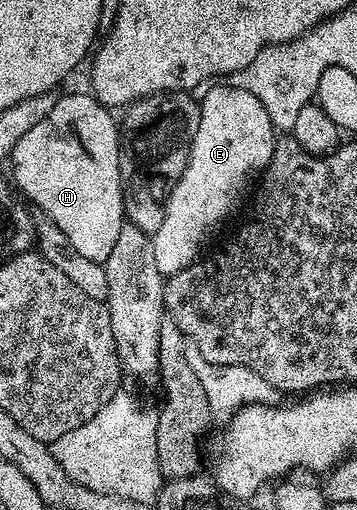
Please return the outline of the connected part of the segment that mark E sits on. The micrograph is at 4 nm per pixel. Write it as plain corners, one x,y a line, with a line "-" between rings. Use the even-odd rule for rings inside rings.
231,82
213,83
210,94
199,101
199,106
200,121
188,165
182,170
182,178
173,183
164,203
162,226
151,233
154,262
166,278
197,263
196,255
208,235
239,206
248,179
268,167
278,139
266,106
250,90
235,88

